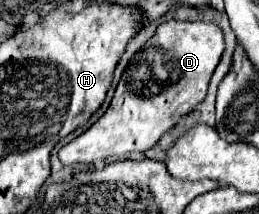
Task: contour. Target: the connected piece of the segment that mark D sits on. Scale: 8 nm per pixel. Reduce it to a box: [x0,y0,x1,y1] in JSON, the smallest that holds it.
[60,21,224,165]

